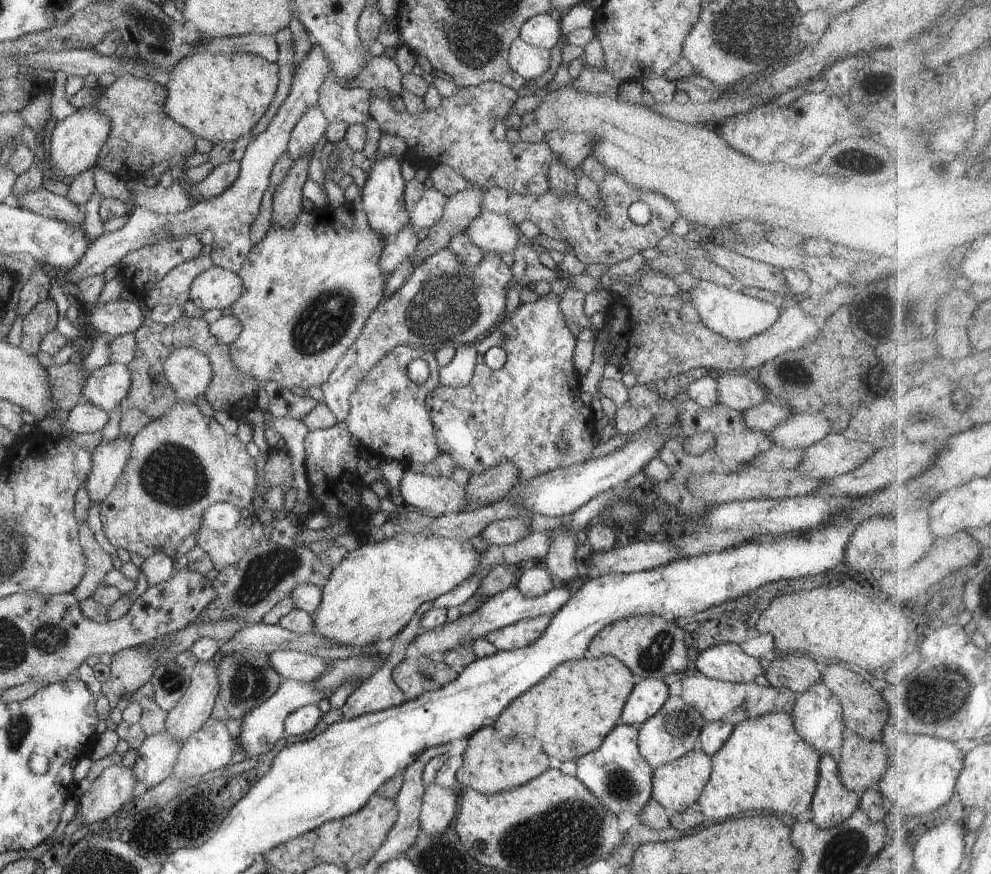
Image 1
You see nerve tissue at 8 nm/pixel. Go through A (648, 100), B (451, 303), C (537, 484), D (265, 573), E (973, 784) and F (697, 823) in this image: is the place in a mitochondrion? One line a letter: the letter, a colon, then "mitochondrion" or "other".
A: other
B: mitochondrion
C: other
D: mitochondrion
E: other
F: other

